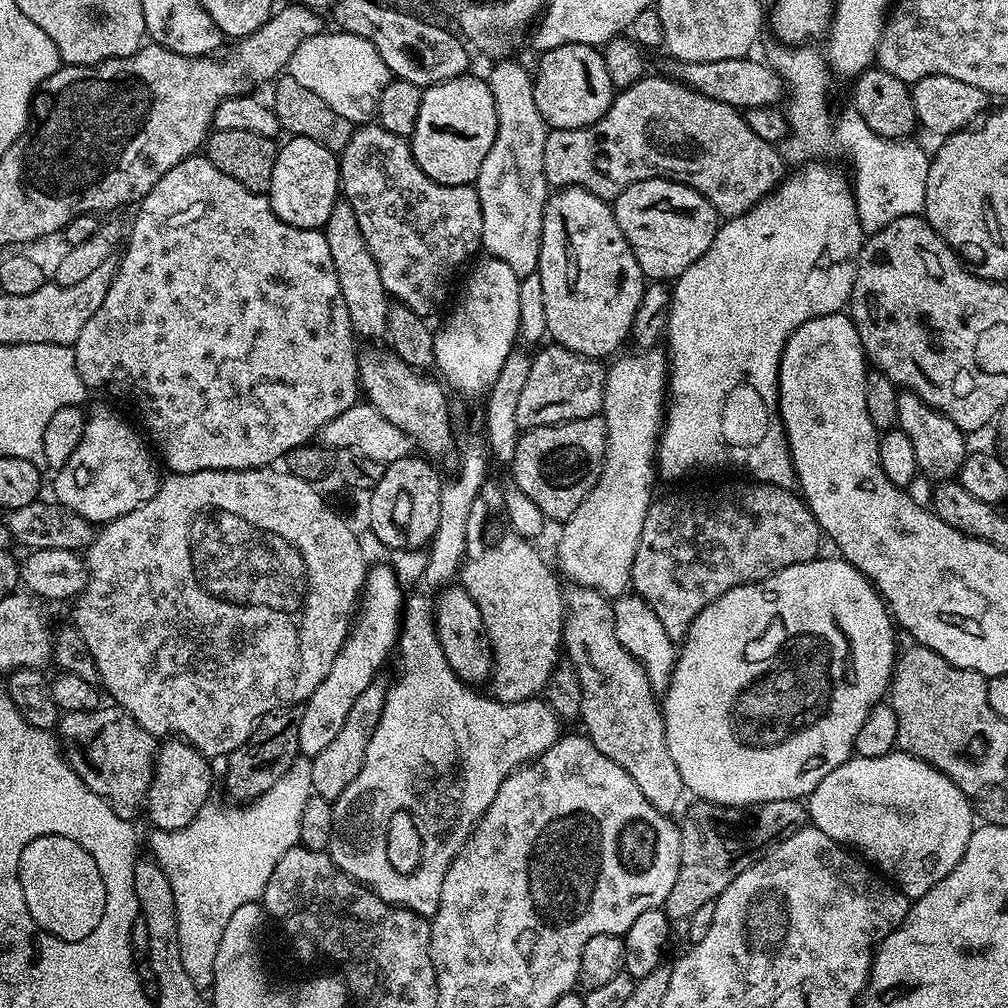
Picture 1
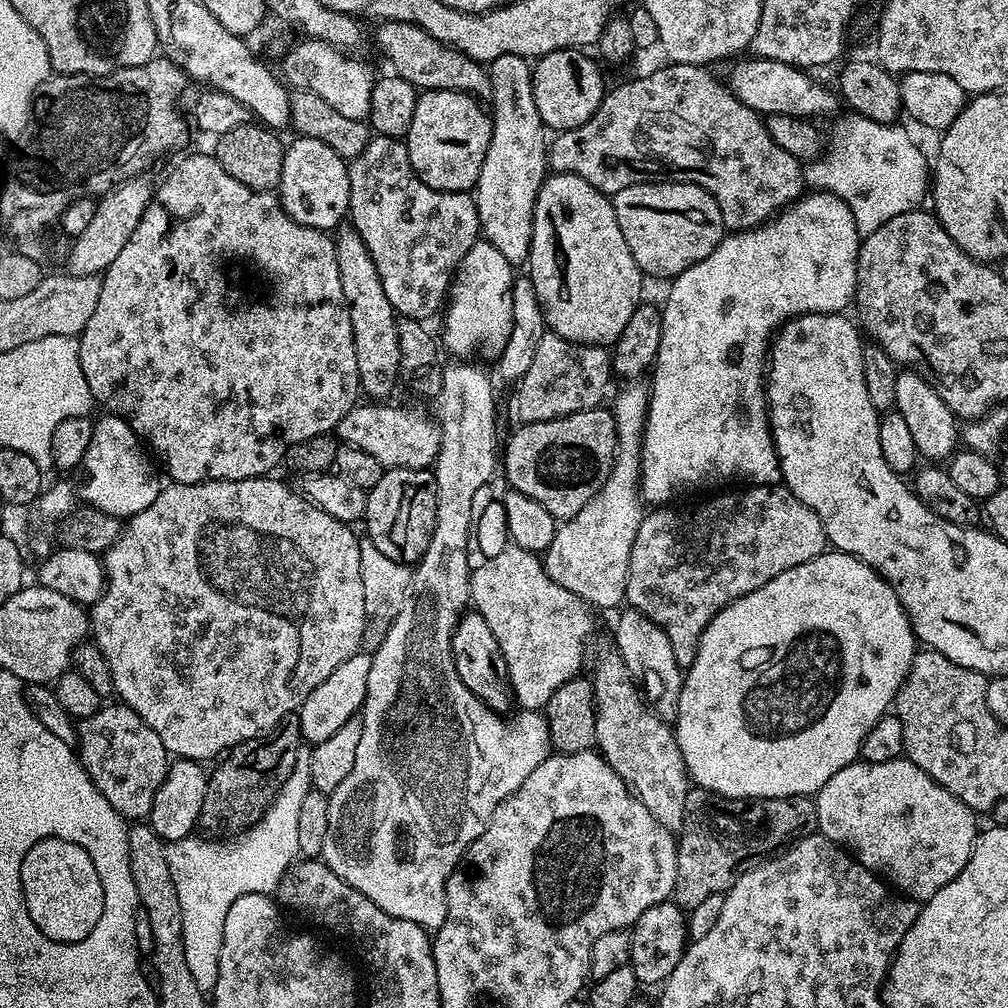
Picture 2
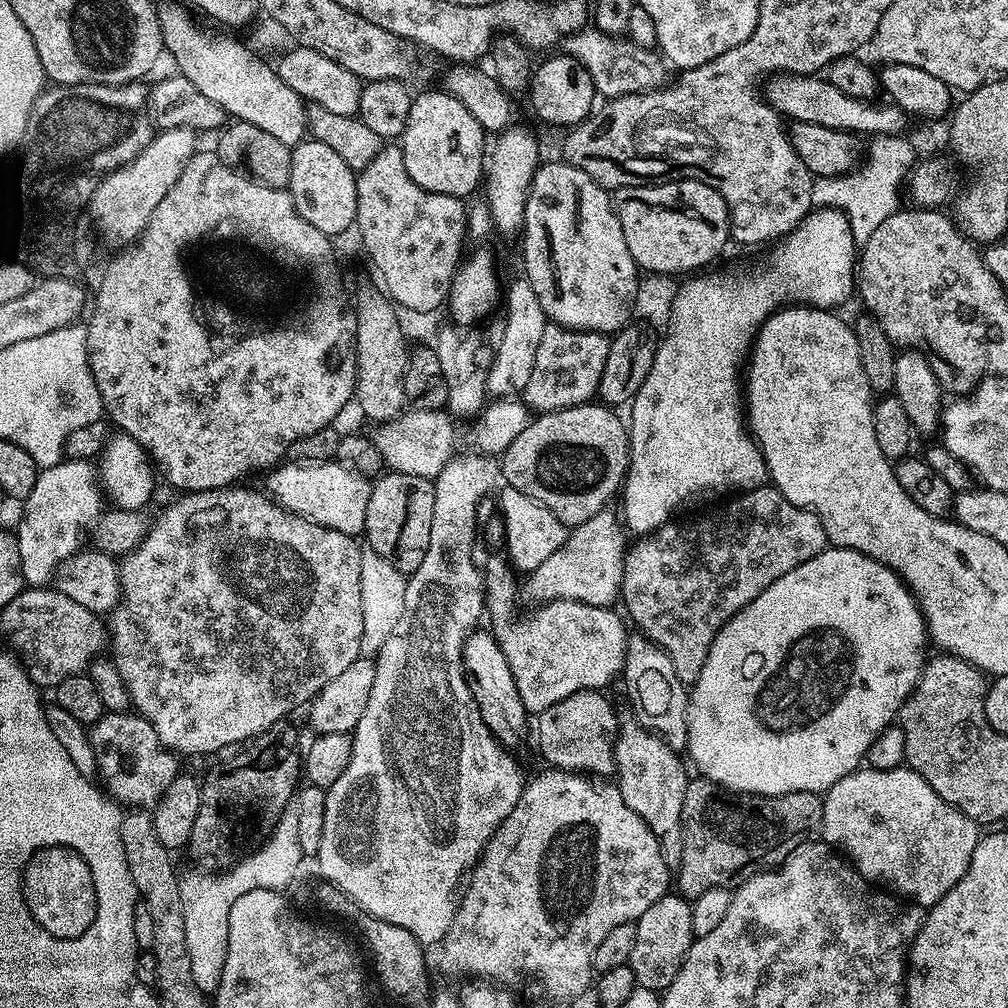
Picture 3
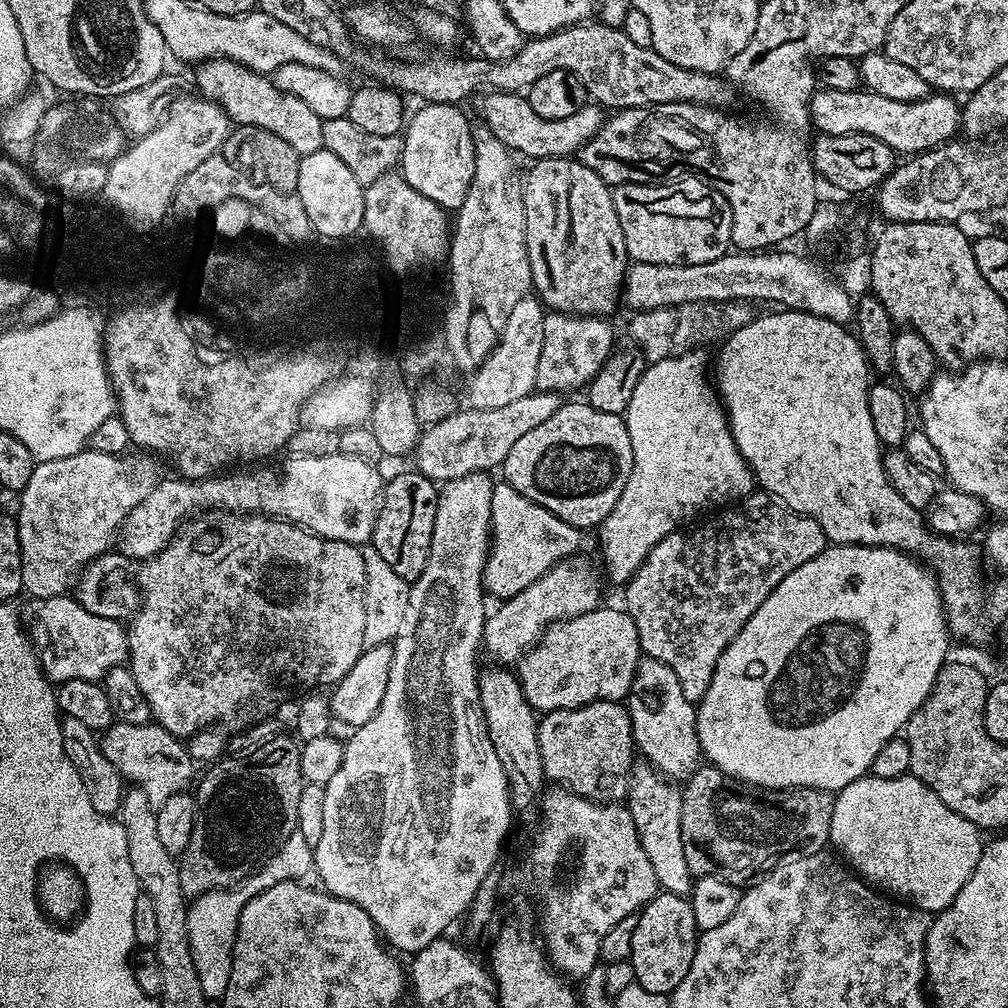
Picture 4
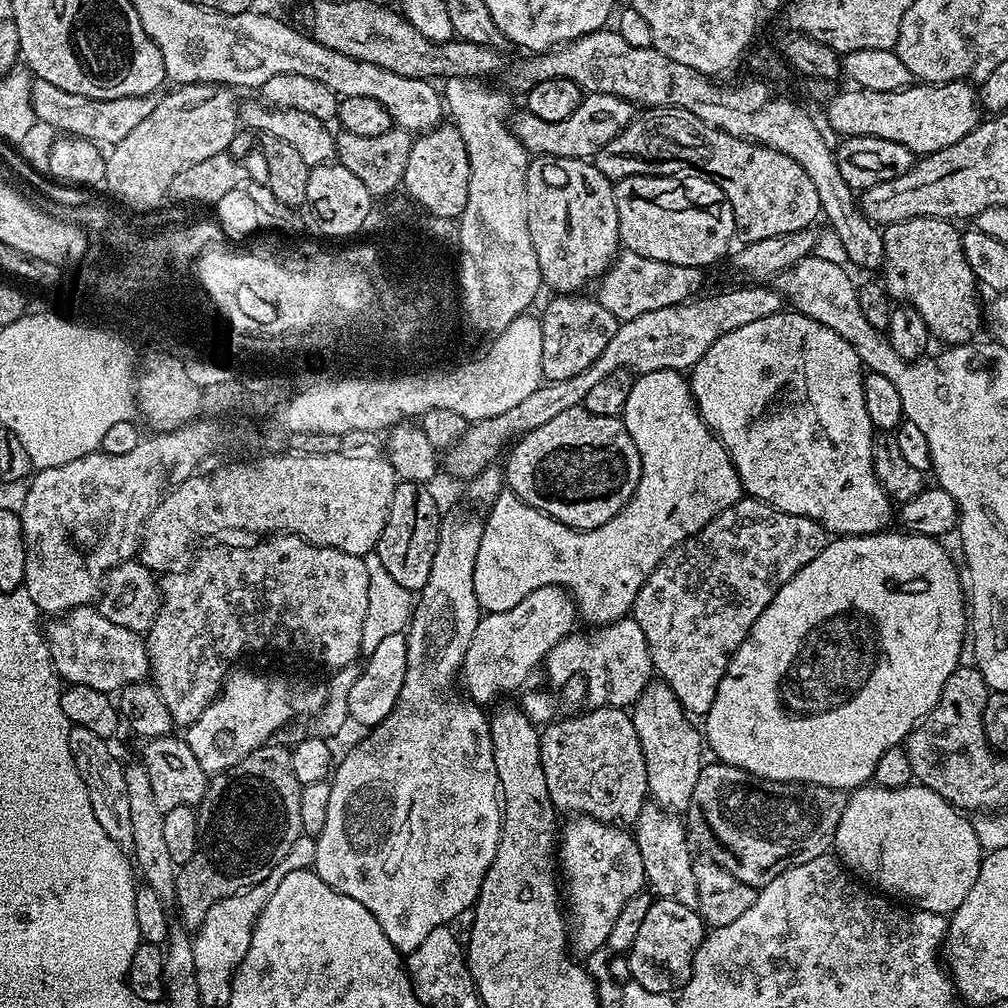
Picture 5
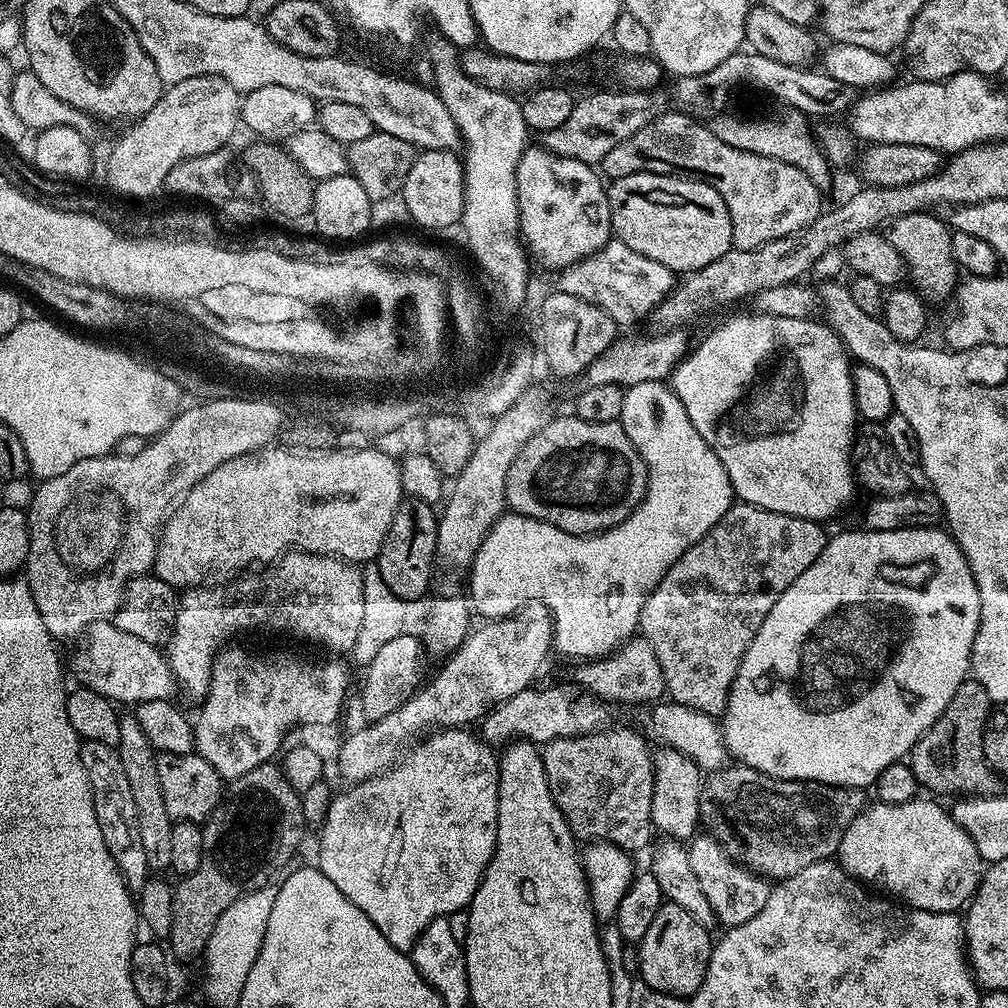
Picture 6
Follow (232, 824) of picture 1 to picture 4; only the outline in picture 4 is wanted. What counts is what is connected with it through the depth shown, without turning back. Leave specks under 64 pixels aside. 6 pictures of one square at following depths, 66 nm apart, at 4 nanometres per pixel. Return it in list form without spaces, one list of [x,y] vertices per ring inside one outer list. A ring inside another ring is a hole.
[[[298,831],[292,832],[290,838],[280,847],[280,851],[267,861],[259,870],[252,873],[242,884],[237,884],[235,888],[227,890],[217,890],[215,892],[204,892],[191,901],[188,910],[188,937],[190,938],[190,954],[194,958],[194,970],[198,970],[198,982],[202,982],[202,994],[206,994],[209,1001],[219,1002],[226,994],[226,982],[230,982],[230,966],[232,965],[232,951],[236,945],[236,927],[240,921],[242,910],[250,898],[254,898],[260,892],[266,891],[270,886],[274,886],[283,880],[296,880],[304,871],[309,871],[314,860],[313,849],[302,838]]]

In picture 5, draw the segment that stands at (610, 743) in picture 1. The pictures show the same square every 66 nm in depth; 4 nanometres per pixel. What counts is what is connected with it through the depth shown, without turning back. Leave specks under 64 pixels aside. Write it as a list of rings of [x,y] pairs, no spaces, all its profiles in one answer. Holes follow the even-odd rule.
[[[655,802],[645,803],[634,825],[636,845],[642,854],[644,879],[647,887],[659,899],[682,902],[682,906],[696,908],[698,881],[694,878],[696,860],[688,849],[688,832],[679,815],[666,812]]]

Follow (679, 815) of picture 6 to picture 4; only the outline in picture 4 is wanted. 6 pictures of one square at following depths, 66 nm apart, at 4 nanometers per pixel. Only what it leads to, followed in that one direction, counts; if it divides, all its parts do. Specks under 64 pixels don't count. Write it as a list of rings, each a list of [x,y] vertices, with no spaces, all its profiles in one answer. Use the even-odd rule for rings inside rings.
[[[644,656],[636,668],[632,690],[626,697],[632,738],[645,761],[661,776],[672,782],[683,782],[701,767],[702,753],[696,733],[696,704],[682,694],[674,670],[654,658]]]

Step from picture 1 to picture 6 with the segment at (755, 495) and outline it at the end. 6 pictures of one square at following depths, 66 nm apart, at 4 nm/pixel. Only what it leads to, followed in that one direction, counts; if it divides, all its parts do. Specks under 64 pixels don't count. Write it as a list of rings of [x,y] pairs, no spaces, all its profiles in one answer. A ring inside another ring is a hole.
[[[736,502],[733,503],[730,510],[726,510],[724,517],[699,542],[690,546],[690,550],[686,550],[682,554],[682,558],[678,558],[678,562],[674,562],[674,566],[670,566],[670,570],[666,570],[662,582],[658,582],[658,586],[649,594],[642,606],[638,632],[639,635],[646,638],[646,642],[650,642],[651,648],[654,649],[654,655],[658,658],[658,666],[662,666],[664,687],[671,703],[681,704],[690,710],[698,710],[713,718],[719,717],[723,713],[724,707],[728,704],[732,683],[738,674],[738,666],[742,662],[746,650],[750,650],[750,642],[754,642],[754,634],[758,634],[762,622],[766,622],[766,614],[770,614],[774,602],[778,602],[778,598],[788,589],[790,582],[794,582],[794,578],[798,578],[798,574],[802,574],[802,570],[806,570],[806,566],[810,566],[814,562],[814,558],[818,558],[818,554],[822,554],[822,550],[827,546],[830,536],[829,533],[824,533],[824,528],[823,523],[815,520],[794,518],[790,514],[778,514],[770,510],[762,510],[753,504]]]

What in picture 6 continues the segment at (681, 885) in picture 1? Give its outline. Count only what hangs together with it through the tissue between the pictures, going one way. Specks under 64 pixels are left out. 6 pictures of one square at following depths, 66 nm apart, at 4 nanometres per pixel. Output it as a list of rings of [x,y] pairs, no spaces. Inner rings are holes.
[[[732,762],[723,768],[716,769],[715,772],[711,773],[711,775],[701,783],[700,819],[703,827],[708,829],[711,835],[716,837],[716,841],[727,850],[728,855],[731,856],[733,860],[743,864],[746,868],[751,868],[753,872],[765,878],[773,878],[772,876],[776,876],[775,879],[781,881],[788,876],[798,874],[798,870],[806,870],[806,866],[810,866],[814,862],[827,860],[835,857],[837,853],[839,853],[842,834],[846,834],[850,822],[854,822],[854,818],[858,818],[858,814],[863,812],[866,807],[864,795],[866,795],[866,792],[863,788],[843,788],[837,784],[820,784],[816,780],[783,780],[777,776],[767,776],[764,772],[748,768],[739,762]]]

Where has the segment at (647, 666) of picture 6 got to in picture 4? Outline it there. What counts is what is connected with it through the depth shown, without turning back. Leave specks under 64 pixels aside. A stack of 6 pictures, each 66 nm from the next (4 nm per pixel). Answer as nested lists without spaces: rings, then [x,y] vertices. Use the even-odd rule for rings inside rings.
[[[601,606],[569,620],[557,620],[556,623],[549,624],[539,640],[521,655],[518,661],[518,679],[522,694],[526,694],[526,702],[530,702],[537,713],[553,712],[559,708],[577,708],[595,700],[620,702],[631,692],[636,668],[642,659],[638,626],[634,626],[634,618],[630,618],[626,610],[617,608]]]

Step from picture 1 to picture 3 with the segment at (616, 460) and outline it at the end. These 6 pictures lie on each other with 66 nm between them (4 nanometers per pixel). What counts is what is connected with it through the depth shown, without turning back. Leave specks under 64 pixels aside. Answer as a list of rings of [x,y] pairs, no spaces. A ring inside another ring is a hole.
[[[605,510],[586,518],[586,522],[575,525],[564,539],[564,544],[542,566],[538,566],[523,581],[522,592],[532,602],[550,600],[577,600],[590,606],[607,608],[617,603],[620,583],[624,577],[624,557],[626,555],[626,529],[621,517]]]

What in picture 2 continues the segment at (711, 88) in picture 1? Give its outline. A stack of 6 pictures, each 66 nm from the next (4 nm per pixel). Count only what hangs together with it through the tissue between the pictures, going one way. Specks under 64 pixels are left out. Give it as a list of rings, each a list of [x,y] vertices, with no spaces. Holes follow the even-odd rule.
[[[751,58],[752,60],[744,60],[741,59],[739,62],[741,64],[736,64],[732,68],[732,73],[729,76],[726,76],[726,83],[728,85],[728,89],[730,89],[733,94],[738,98],[738,102],[742,102],[746,106],[750,106],[750,110],[754,110],[755,112],[763,114],[765,117],[773,116],[774,114],[786,114],[787,116],[798,116],[801,118],[817,118],[816,116],[832,116],[835,117],[837,115],[836,112],[836,100],[838,104],[838,96],[835,91],[832,92],[828,88],[823,88],[822,85],[819,84],[816,80],[811,80],[808,77],[809,73],[807,71],[801,70],[796,67],[794,64],[787,64],[786,62],[778,62],[777,60],[765,60],[763,58]]]

